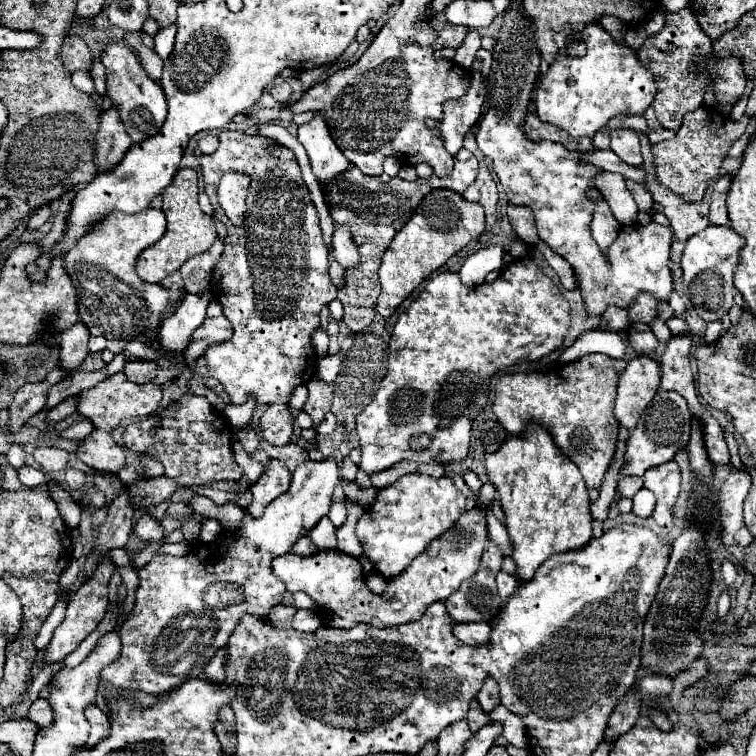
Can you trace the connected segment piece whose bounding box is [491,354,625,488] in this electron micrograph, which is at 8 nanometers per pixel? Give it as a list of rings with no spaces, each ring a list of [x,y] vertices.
[[[589,354],[547,372],[505,374],[495,384],[491,408],[509,434],[523,434],[527,422],[545,426],[557,446],[577,464],[587,488],[599,488],[615,454],[619,422],[613,416],[613,402],[623,368],[623,360]]]

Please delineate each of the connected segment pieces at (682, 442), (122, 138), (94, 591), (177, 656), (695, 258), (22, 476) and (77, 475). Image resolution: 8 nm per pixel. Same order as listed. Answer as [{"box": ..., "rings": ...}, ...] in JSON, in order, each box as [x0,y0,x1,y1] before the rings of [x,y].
[{"box":[621,390,691,476],"rings":[[[659,390],[655,394],[653,402],[647,406],[647,410],[641,414],[635,430],[627,438],[625,466],[621,472],[625,476],[643,476],[647,472],[647,468],[661,466],[661,464],[673,460],[673,456],[681,448],[687,446],[689,436],[691,436],[691,414],[687,410],[687,402],[675,392]]]},{"box":[93,108,133,174],"rings":[[[115,108],[103,112],[95,142],[97,142],[97,148],[95,148],[93,160],[95,160],[97,174],[113,170],[123,160],[127,150],[133,146],[133,140],[127,138],[125,128],[119,126],[119,116]]]},{"box":[45,562,113,664],"rings":[[[101,562],[95,570],[95,574],[79,586],[79,590],[73,594],[71,602],[67,604],[67,616],[65,620],[57,626],[57,630],[53,632],[53,640],[49,642],[47,650],[45,650],[45,660],[47,664],[51,662],[57,662],[57,660],[63,660],[67,654],[71,654],[95,628],[97,624],[103,620],[105,616],[105,610],[107,610],[107,584],[113,576],[113,562]]]},{"box":[101,460,339,696],"rings":[[[333,460],[301,462],[287,494],[271,502],[259,520],[245,514],[237,534],[219,534],[215,542],[197,544],[183,558],[159,554],[145,564],[135,590],[135,608],[123,622],[121,656],[101,672],[101,678],[151,696],[199,678],[217,648],[227,644],[239,616],[267,616],[283,600],[285,584],[273,574],[271,562],[291,552],[293,544],[327,514],[337,482],[339,468]]]},{"box":[681,226,743,320],"rings":[[[707,226],[695,238],[687,240],[681,258],[683,270],[683,292],[691,300],[695,312],[705,320],[721,320],[733,306],[733,272],[739,260],[739,250],[743,248],[743,238],[729,230],[729,226]]]},{"box":[17,466,49,488],"rings":[[[21,466],[21,468],[17,470],[17,476],[19,476],[19,480],[21,480],[25,486],[29,486],[29,488],[49,482],[49,478],[45,478],[45,472],[35,470],[35,468],[31,468],[31,466]]]},{"box":[65,470,85,490],"rings":[[[67,470],[67,474],[65,474],[65,484],[69,486],[69,490],[77,490],[77,488],[81,488],[81,486],[85,486],[85,474],[81,472],[81,470]]]}]

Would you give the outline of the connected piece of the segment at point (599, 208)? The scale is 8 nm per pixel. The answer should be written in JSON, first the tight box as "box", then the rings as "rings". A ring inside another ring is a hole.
{"box":[588,189,619,252],"rings":[[[593,189],[588,192],[588,197],[595,202],[595,212],[593,222],[591,222],[591,232],[595,242],[599,244],[599,248],[605,252],[609,248],[609,244],[617,238],[619,232],[619,222],[613,218],[607,202],[603,200],[601,192]]]}

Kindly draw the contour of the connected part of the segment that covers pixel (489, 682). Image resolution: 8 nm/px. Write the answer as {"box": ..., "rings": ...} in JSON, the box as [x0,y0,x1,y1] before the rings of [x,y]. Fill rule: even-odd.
{"box":[477,678,499,714],"rings":[[[487,678],[487,680],[485,680],[481,692],[477,694],[477,700],[479,700],[483,712],[487,712],[487,714],[489,714],[493,708],[499,706],[499,686],[497,686],[497,682],[495,682],[493,678]]]}

